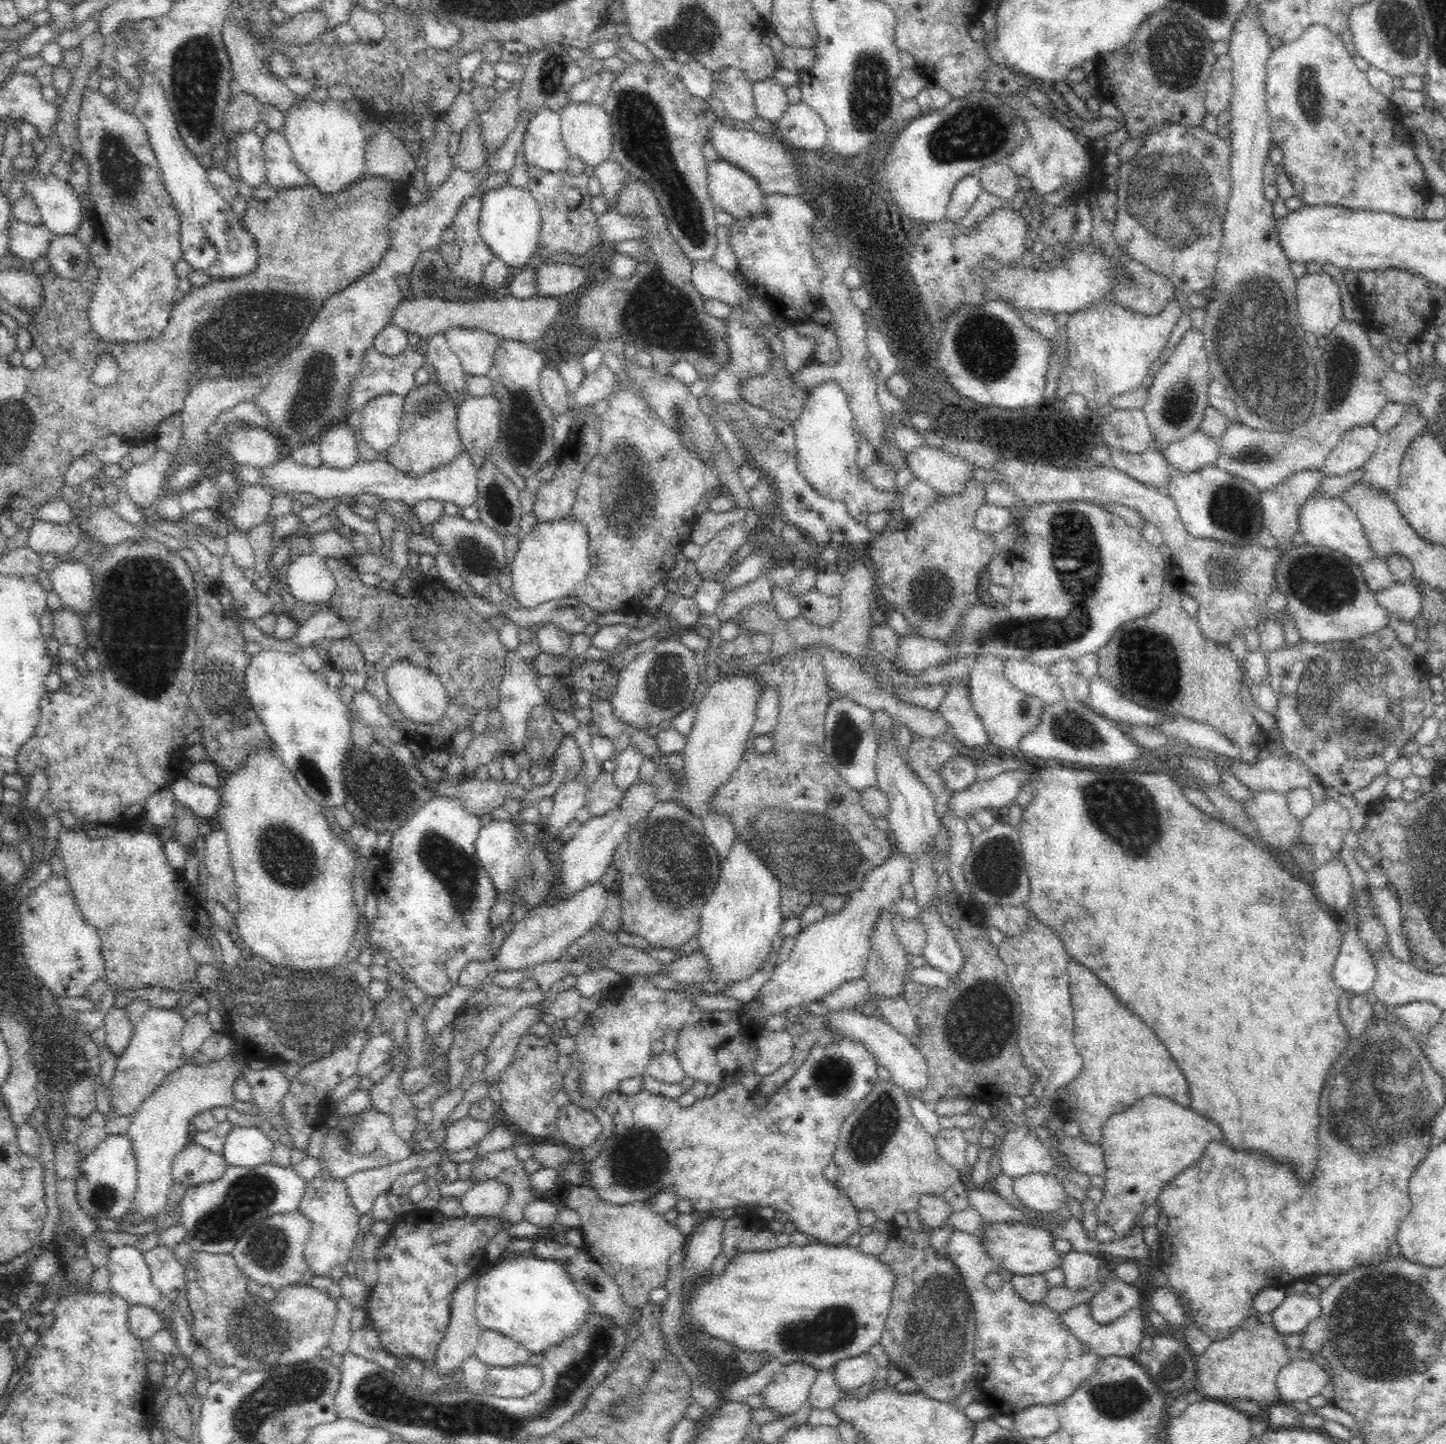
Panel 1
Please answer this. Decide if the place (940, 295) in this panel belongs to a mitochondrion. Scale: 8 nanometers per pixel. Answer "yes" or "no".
yes

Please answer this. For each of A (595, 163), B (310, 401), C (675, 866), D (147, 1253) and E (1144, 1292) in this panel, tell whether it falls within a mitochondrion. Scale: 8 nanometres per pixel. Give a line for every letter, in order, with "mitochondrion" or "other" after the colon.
A: other
B: mitochondrion
C: mitochondrion
D: other
E: other

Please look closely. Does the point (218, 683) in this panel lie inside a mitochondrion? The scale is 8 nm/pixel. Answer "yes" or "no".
yes

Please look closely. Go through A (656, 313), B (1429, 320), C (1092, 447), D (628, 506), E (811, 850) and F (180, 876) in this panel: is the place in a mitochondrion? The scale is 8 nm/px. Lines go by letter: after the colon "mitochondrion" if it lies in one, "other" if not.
A: mitochondrion
B: other
C: other
D: mitochondrion
E: mitochondrion
F: other

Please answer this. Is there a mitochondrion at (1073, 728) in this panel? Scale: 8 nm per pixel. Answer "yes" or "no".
yes

